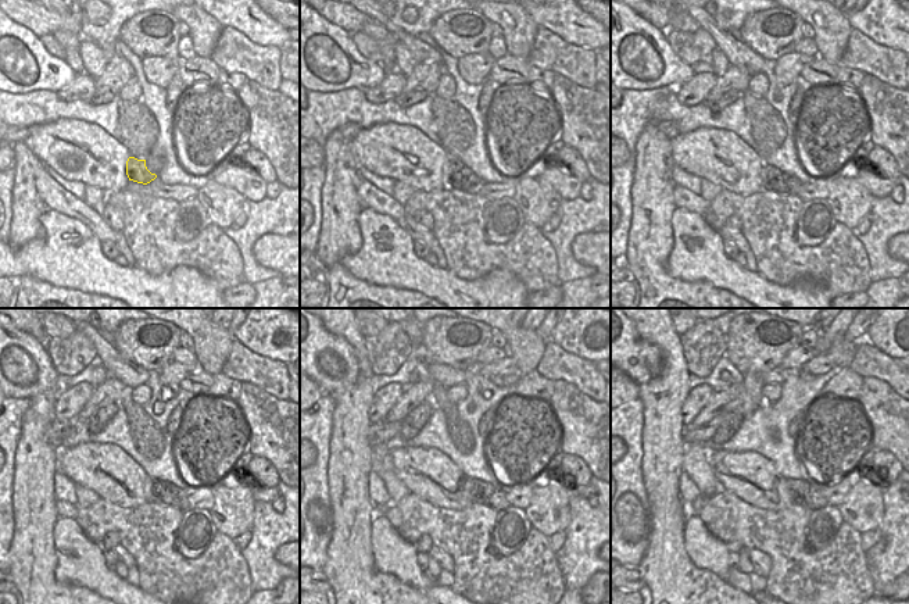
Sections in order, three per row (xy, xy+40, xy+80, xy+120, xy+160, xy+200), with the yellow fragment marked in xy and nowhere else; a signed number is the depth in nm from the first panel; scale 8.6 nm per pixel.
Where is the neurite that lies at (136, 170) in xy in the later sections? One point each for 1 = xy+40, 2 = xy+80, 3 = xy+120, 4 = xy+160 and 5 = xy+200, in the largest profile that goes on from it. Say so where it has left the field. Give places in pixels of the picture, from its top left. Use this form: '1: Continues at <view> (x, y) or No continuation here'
1: Continues at xy+40 (457, 175)
2: Continues at xy+80 (773, 179)
3: Continues at xy+120 (163, 492)
4: Continues at xy+160 (482, 492)
5: Continues at xy+200 (813, 496).

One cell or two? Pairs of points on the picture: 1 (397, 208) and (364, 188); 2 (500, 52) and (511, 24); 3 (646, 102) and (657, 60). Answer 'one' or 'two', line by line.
1: one
2: two
3: two

